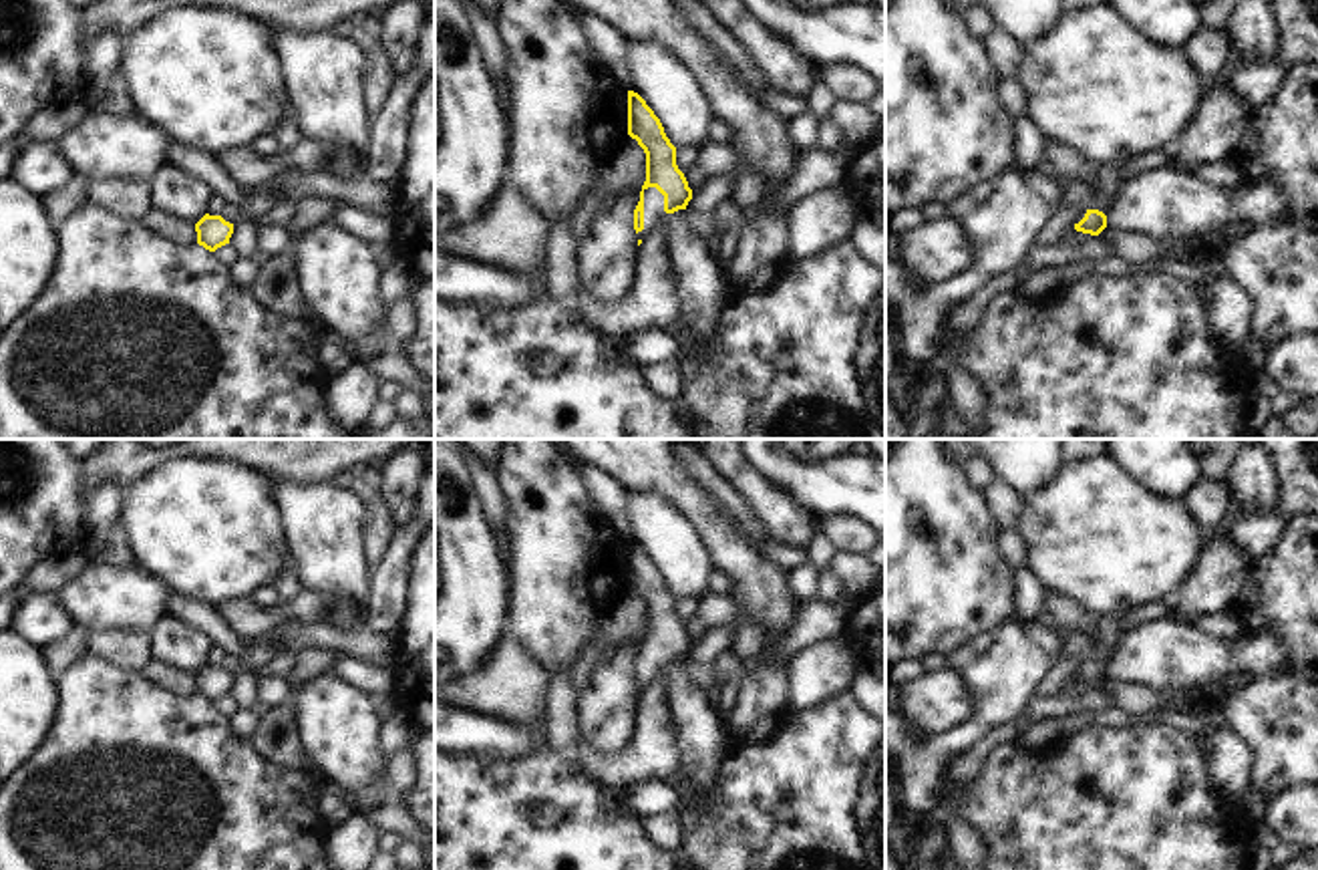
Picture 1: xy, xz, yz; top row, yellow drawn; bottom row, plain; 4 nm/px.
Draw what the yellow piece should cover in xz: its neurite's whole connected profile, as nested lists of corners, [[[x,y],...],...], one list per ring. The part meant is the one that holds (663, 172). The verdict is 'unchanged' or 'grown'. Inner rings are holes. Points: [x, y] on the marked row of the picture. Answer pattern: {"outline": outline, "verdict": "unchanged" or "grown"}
{"outline": [[[628,91],[628,135],[646,153],[646,181],[634,209],[634,256],[642,240],[660,224],[666,213],[686,209],[692,189],[676,165],[676,147],[664,133],[660,119],[646,101]]], "verdict": "grown"}

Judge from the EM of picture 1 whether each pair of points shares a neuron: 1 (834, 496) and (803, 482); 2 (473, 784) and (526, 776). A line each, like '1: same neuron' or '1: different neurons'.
1: same neuron
2: same neuron

